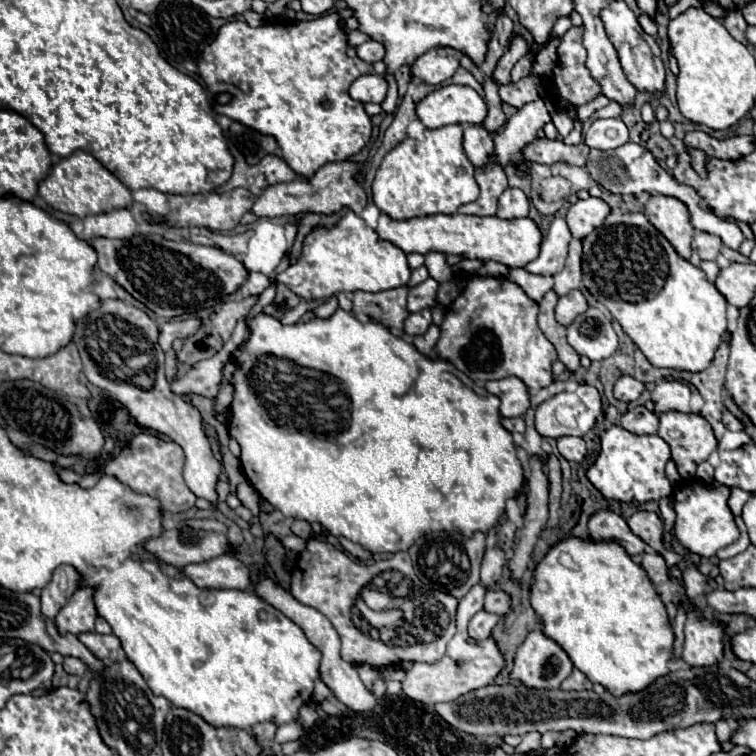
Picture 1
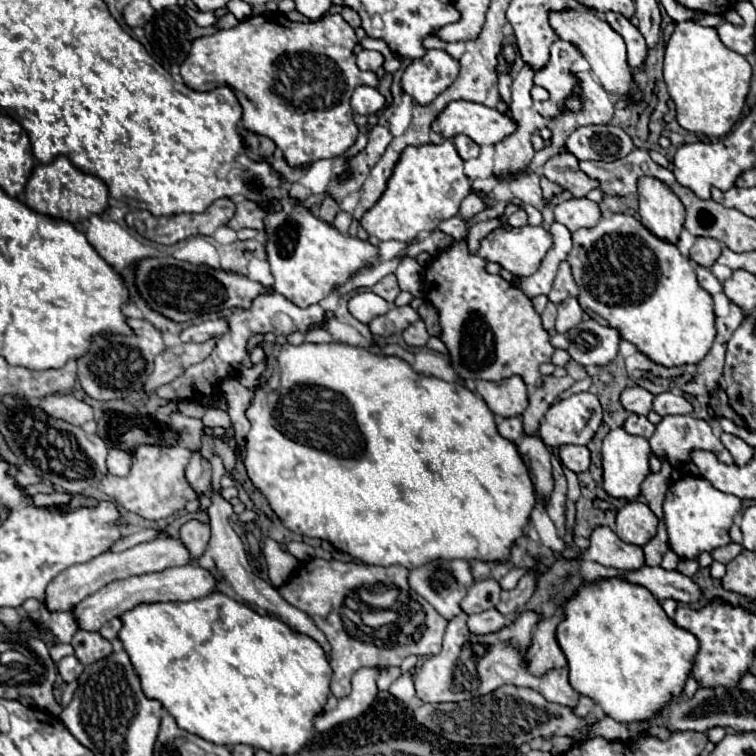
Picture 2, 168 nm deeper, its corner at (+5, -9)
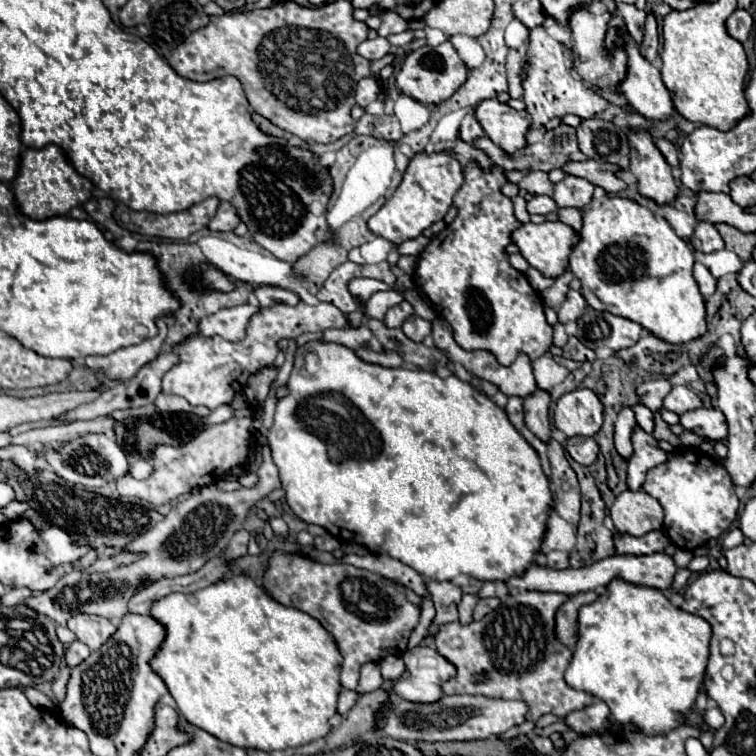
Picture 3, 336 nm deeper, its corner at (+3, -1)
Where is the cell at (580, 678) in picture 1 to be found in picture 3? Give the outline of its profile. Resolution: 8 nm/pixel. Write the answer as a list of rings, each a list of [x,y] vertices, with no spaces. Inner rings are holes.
[[[519,591],[515,595],[507,595],[511,599],[499,605],[499,611],[483,617],[481,621],[471,621],[469,625],[461,625],[459,621],[443,625],[435,637],[435,649],[443,655],[451,665],[455,665],[457,675],[441,685],[445,695],[467,693],[467,695],[487,695],[487,697],[503,697],[503,699],[523,699],[529,703],[529,719],[537,721],[545,713],[553,713],[557,717],[565,717],[571,711],[585,709],[593,703],[593,695],[587,691],[577,691],[569,687],[563,679],[563,673],[571,661],[571,651],[565,645],[555,641],[555,609],[567,601],[563,593],[543,593],[543,591]]]

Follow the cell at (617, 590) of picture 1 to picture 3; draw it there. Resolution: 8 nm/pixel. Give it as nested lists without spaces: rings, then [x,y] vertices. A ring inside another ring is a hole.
[[[613,579],[607,587],[605,587],[605,593],[601,593],[597,597],[597,601],[593,601],[591,605],[583,605],[579,609],[579,619],[577,619],[577,627],[579,627],[579,637],[577,637],[577,645],[575,645],[575,651],[573,651],[573,659],[571,659],[571,665],[567,667],[565,671],[565,681],[567,685],[571,685],[573,689],[581,689],[581,691],[587,691],[595,697],[599,697],[601,701],[605,701],[613,713],[613,719],[617,723],[635,723],[643,733],[647,735],[655,735],[655,733],[667,733],[671,729],[675,729],[677,725],[683,723],[683,717],[685,713],[691,709],[691,705],[695,703],[695,697],[697,697],[697,691],[703,683],[703,673],[705,673],[705,667],[707,667],[707,657],[709,657],[709,641],[711,641],[711,625],[697,617],[697,615],[691,615],[691,613],[685,613],[683,609],[675,607],[659,589],[653,589],[653,587],[643,587],[643,585],[633,585],[633,583],[627,583],[623,579]]]

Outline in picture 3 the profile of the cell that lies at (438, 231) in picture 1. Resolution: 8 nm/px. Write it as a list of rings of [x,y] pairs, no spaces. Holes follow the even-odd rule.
[[[545,221],[541,225],[525,223],[511,233],[511,241],[519,247],[525,261],[547,277],[559,277],[569,265],[569,253],[579,235],[561,221]]]

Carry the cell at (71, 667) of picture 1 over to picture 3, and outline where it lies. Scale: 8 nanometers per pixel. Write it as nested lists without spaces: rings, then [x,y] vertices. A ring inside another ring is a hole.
[[[73,641],[67,651],[65,651],[65,661],[69,667],[77,667],[81,661],[85,661],[89,657],[89,649],[87,645],[83,645],[81,641]]]

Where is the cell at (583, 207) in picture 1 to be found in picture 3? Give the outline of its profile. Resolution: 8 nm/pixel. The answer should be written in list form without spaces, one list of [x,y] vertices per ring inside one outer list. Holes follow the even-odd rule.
[[[565,175],[565,179],[555,185],[553,201],[561,209],[573,207],[573,209],[583,211],[591,203],[591,199],[593,199],[593,185],[581,177]]]

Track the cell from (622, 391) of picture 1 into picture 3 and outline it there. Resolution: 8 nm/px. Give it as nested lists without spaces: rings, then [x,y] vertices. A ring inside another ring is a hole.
[[[653,379],[647,383],[641,383],[635,393],[641,405],[649,407],[651,411],[657,411],[663,403],[663,397],[671,391],[671,383],[667,379]]]

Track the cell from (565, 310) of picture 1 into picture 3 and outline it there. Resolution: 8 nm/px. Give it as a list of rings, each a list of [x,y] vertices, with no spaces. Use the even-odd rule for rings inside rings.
[[[569,289],[565,303],[563,303],[561,309],[557,311],[559,321],[561,321],[561,323],[567,323],[567,321],[575,321],[575,319],[579,319],[585,307],[587,307],[587,301],[583,299],[583,295],[581,295],[579,291]]]

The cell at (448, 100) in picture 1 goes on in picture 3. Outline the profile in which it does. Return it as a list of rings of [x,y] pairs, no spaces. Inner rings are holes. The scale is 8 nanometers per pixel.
[[[483,99],[475,107],[475,119],[485,135],[507,153],[527,145],[525,135],[531,125],[531,115],[527,111],[515,111],[497,99]]]

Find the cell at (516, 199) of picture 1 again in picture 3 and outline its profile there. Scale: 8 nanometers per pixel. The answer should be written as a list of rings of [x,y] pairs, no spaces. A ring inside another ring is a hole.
[[[533,197],[529,203],[527,203],[527,211],[529,213],[541,213],[541,215],[547,215],[551,211],[555,211],[557,205],[551,197]]]

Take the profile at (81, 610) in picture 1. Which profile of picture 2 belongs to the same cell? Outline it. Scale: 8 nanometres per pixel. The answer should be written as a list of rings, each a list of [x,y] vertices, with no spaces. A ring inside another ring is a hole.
[[[183,565],[183,567],[171,567],[161,573],[147,573],[147,575],[137,575],[121,581],[113,581],[99,589],[97,593],[89,595],[85,601],[81,601],[75,607],[75,617],[79,621],[81,629],[87,631],[99,631],[109,619],[119,617],[127,613],[129,609],[141,605],[141,603],[159,603],[159,601],[191,601],[205,597],[215,591],[215,579],[211,577],[209,571],[201,569],[199,565]]]

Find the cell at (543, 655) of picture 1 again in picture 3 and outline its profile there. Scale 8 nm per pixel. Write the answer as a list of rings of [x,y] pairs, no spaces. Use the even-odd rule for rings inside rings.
[[[595,591],[589,593],[575,593],[571,595],[557,611],[557,619],[555,619],[555,637],[559,639],[559,643],[563,643],[567,649],[575,647],[577,641],[577,611],[581,605],[593,603],[597,599]]]

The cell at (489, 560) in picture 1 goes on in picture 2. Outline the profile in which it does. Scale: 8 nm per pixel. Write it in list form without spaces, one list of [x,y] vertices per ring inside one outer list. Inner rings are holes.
[[[493,579],[473,583],[471,589],[467,591],[465,599],[461,601],[461,609],[463,609],[463,613],[467,613],[467,615],[487,611],[487,609],[491,609],[491,607],[497,605],[499,593],[501,593],[501,587],[499,587],[499,583],[493,581]]]

